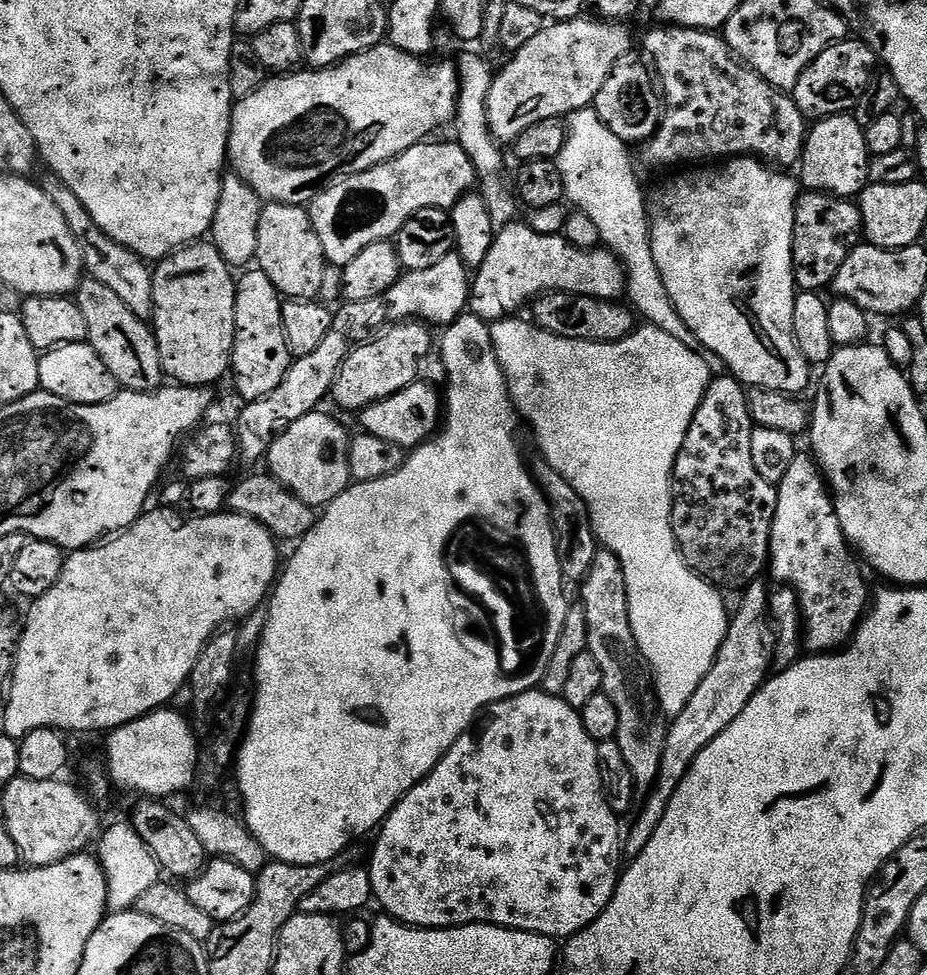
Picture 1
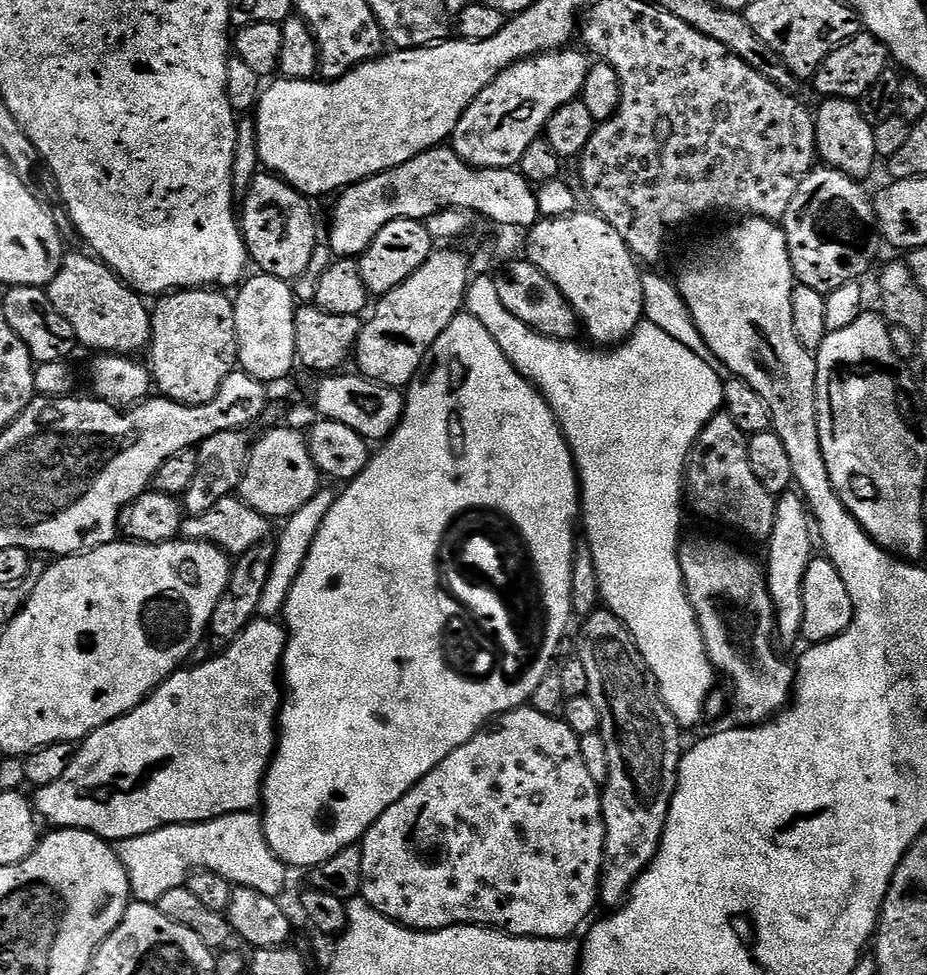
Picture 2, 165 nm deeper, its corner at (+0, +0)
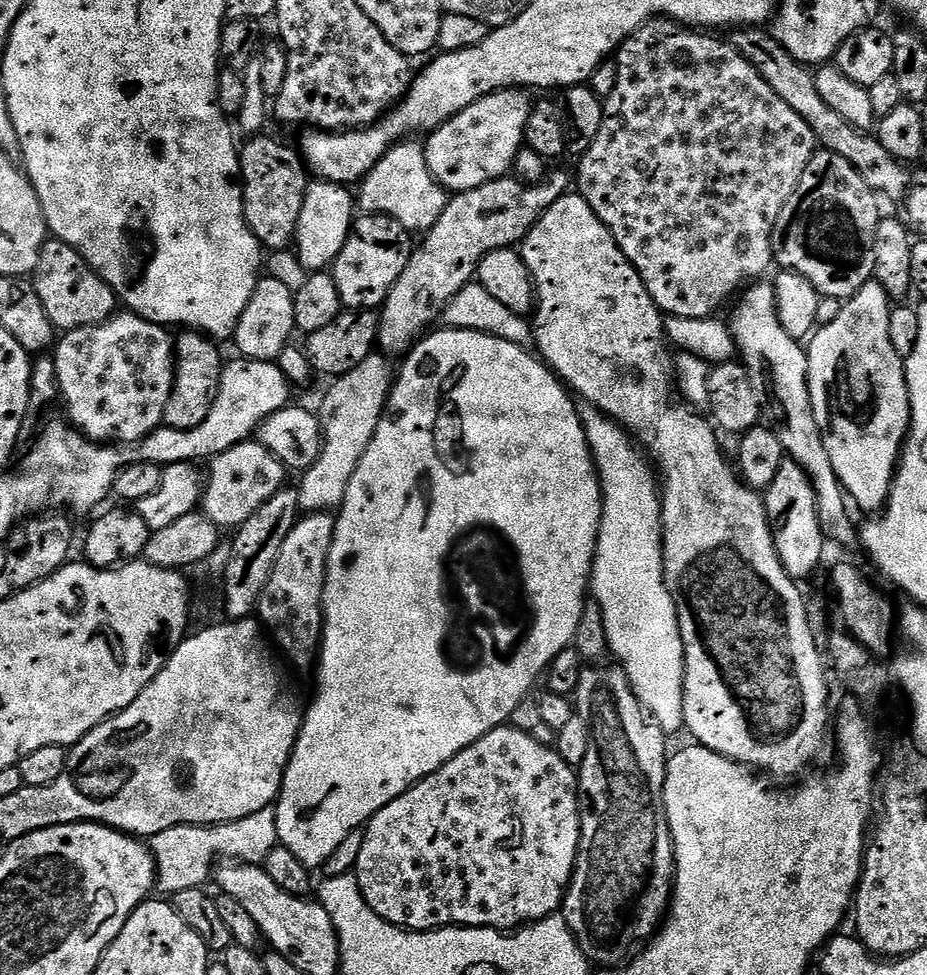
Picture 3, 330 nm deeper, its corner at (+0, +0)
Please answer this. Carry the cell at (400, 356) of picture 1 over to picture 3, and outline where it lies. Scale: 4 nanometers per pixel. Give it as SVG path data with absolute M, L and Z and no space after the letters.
M552 170L535 184L524 184L506 175L474 190L455 193L433 228L423 233L421 240L424 241L415 245L410 262L406 262L406 270L402 270L402 278L394 282L379 309L380 325L376 335L379 351L392 358L411 352L417 341L433 327L431 324L441 319L444 307L466 285L473 283L482 258L499 248L519 245L540 221L541 214L569 192L569 173L567 176Z

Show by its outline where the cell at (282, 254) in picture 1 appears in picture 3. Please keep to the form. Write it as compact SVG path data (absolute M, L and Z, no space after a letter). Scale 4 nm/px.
M261 134L245 139L244 148L242 144L239 149L240 179L244 190L244 221L255 234L261 249L273 248L280 252L283 248L293 247L310 176L302 167L301 157L295 147L287 148L268 135Z

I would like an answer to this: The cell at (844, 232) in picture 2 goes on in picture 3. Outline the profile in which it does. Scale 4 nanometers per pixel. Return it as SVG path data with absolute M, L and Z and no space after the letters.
M817 150L810 158L806 170L802 170L802 178L798 178L798 186L794 186L794 194L782 206L772 231L772 254L775 263L781 269L797 272L814 286L821 297L829 296L838 301L852 297L862 286L874 277L874 230L878 230L882 219L881 201L877 193L872 191L866 182L862 182L862 174L846 162L846 158L838 158L838 154Z

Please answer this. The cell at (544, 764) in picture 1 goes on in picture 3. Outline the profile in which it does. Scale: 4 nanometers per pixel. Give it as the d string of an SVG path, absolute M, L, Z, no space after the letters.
M501 726L494 730L490 730L482 738L478 738L478 742L466 746L466 750L462 750L457 756L450 758L450 762L446 762L438 770L434 770L434 774L422 778L414 787L407 788L398 798L394 798L394 802L390 802L382 810L378 810L378 814L374 814L372 819L368 821L366 827L363 829L363 834L362 851L358 853L358 862L354 869L355 882L360 888L360 896L370 906L370 910L374 910L374 914L378 914L386 922L393 924L395 928L402 928L413 932L426 932L437 928L447 928L449 926L519 930L529 924L536 923L537 920L545 920L547 916L555 916L561 911L564 895L570 886L572 875L574 874L574 866L576 865L576 858L578 856L578 842L580 841L580 794L578 791L578 772L577 769L570 767L570 765L559 756L553 745L538 742L534 738L530 738L530 734L526 734L517 728Z

